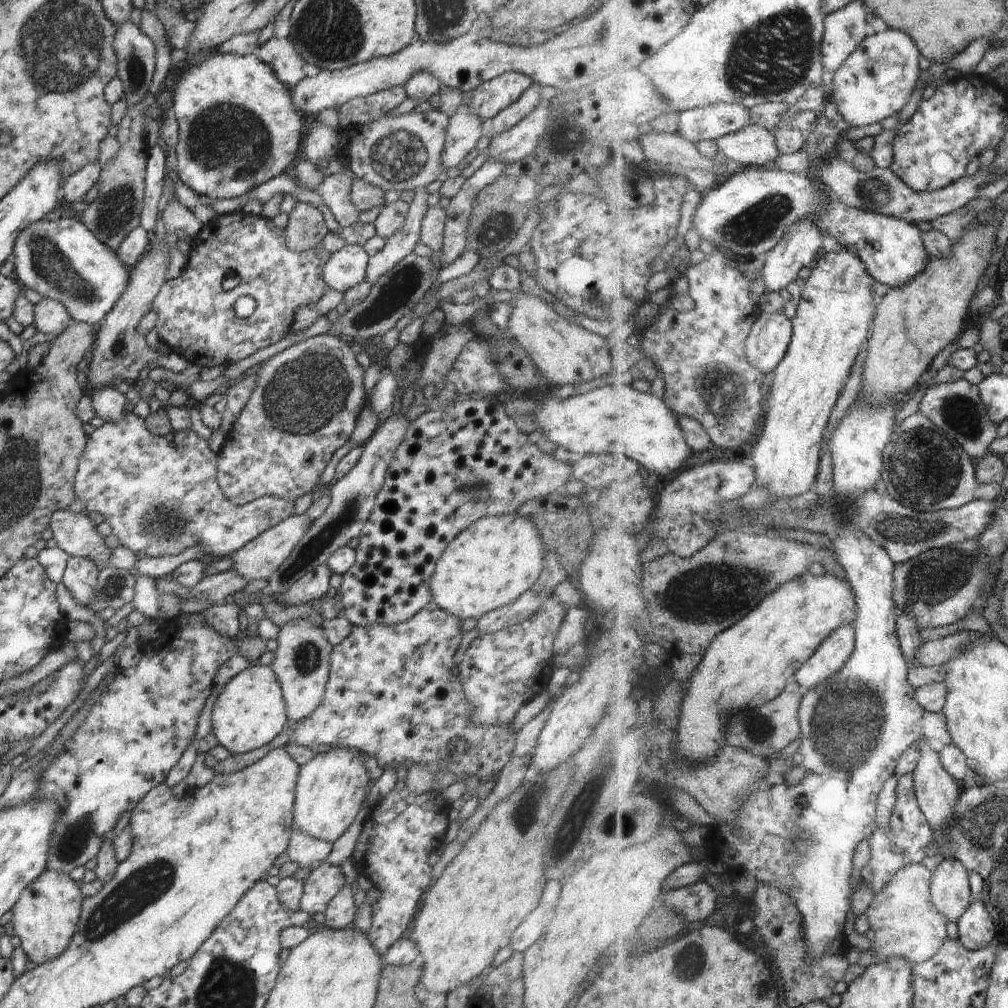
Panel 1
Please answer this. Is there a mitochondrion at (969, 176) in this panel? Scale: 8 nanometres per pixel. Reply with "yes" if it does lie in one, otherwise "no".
no

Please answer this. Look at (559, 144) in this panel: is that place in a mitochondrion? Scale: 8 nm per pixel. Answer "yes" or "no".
yes

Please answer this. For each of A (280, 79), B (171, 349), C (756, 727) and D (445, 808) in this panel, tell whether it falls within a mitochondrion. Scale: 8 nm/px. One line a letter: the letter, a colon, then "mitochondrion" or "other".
A: other
B: other
C: mitochondrion
D: other

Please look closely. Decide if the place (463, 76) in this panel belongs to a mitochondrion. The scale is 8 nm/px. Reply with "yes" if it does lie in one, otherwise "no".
no

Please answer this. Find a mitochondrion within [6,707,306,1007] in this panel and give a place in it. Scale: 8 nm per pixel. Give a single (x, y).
(146, 886)

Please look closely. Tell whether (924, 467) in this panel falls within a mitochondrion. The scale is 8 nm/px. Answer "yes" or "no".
yes

